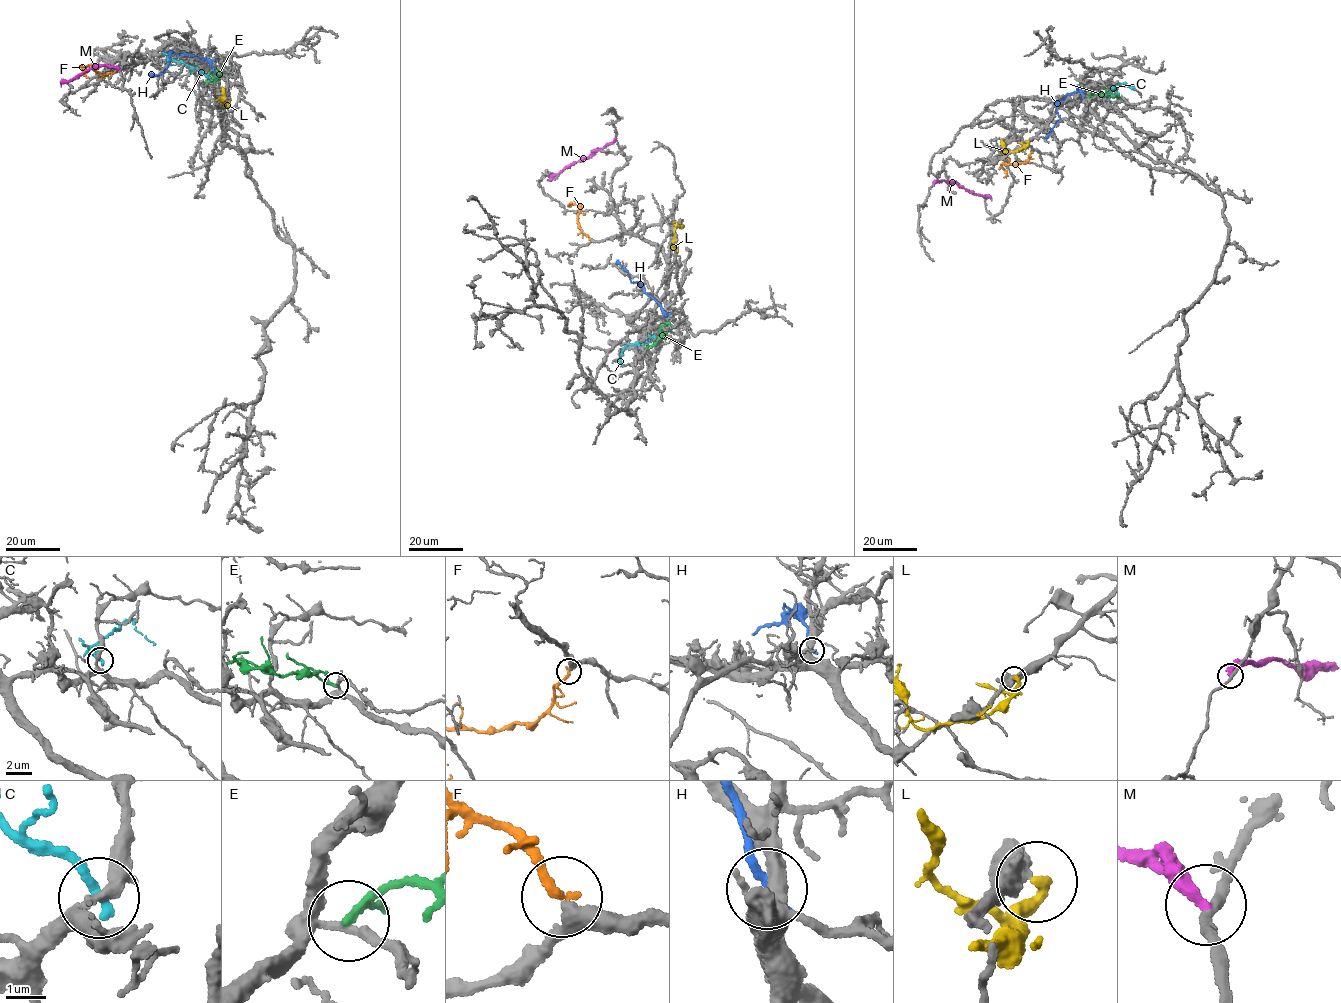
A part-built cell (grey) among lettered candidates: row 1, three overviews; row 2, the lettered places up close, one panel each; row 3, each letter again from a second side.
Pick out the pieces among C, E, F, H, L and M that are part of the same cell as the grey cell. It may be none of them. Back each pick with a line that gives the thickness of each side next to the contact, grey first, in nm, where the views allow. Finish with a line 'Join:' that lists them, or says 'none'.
F: 340 nm thick on the grey side, 240 nm on the other
Join: F

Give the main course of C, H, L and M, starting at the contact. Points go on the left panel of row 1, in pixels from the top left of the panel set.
C: (211, 79), (202, 71), (175, 61), (163, 52), (168, 64), (175, 65)
H: (214, 72), (206, 59), (172, 52), (164, 72), (155, 76), (150, 73)
L: (229, 101), (224, 105), (221, 102), (220, 87)
M: (120, 70), (106, 65), (93, 66), (61, 86)

